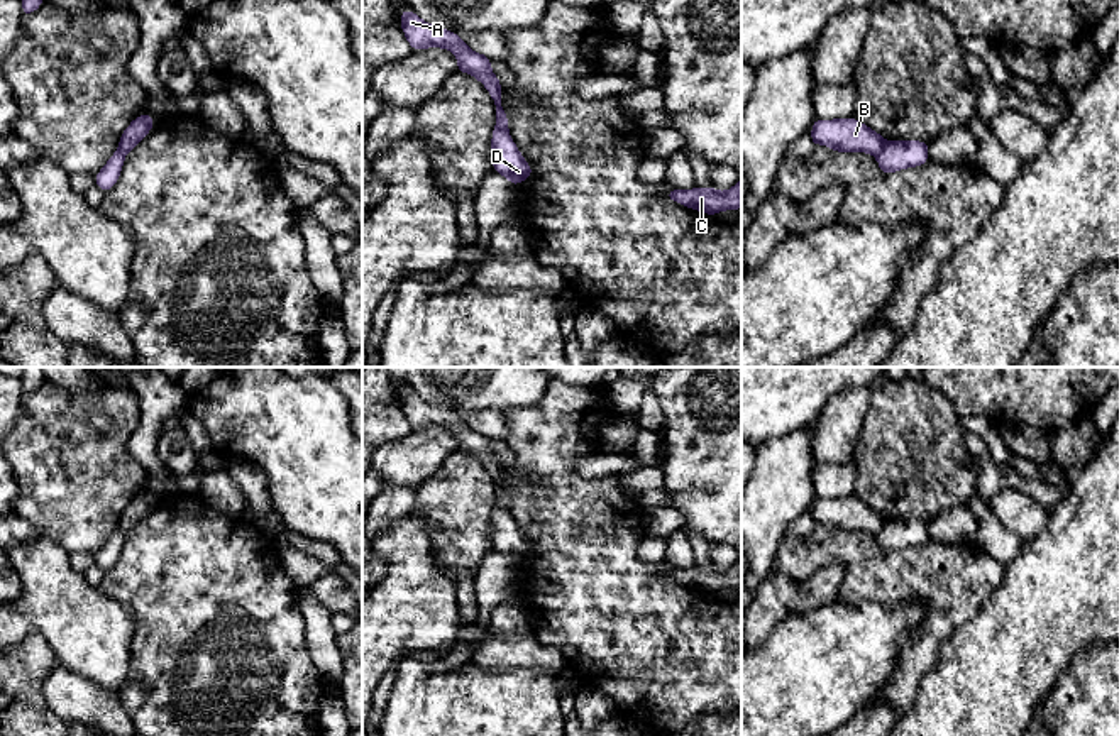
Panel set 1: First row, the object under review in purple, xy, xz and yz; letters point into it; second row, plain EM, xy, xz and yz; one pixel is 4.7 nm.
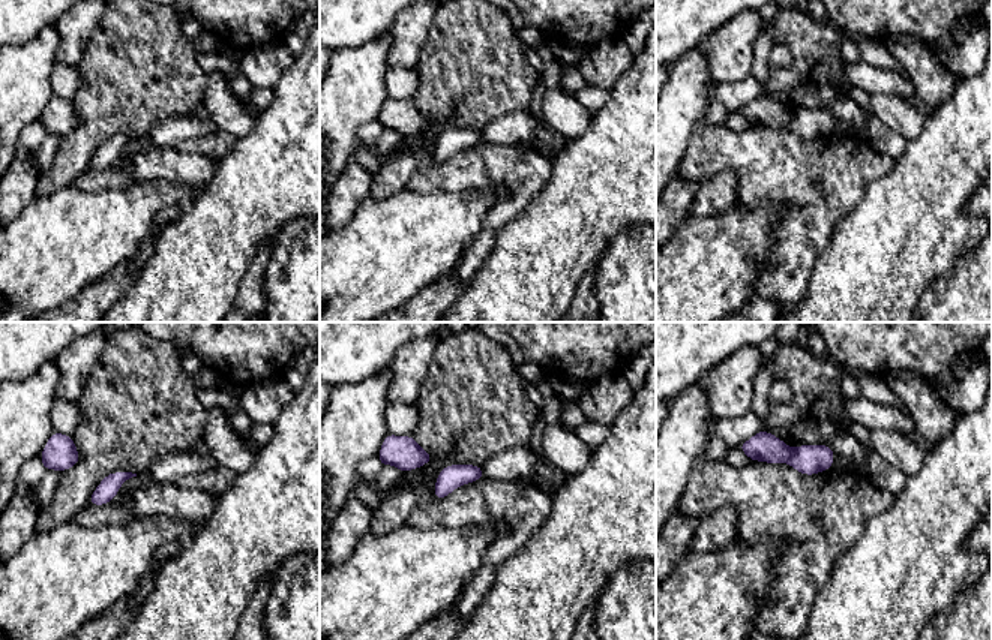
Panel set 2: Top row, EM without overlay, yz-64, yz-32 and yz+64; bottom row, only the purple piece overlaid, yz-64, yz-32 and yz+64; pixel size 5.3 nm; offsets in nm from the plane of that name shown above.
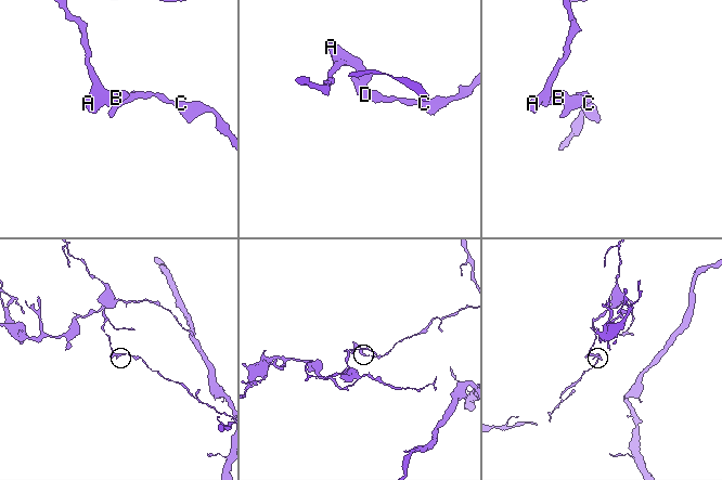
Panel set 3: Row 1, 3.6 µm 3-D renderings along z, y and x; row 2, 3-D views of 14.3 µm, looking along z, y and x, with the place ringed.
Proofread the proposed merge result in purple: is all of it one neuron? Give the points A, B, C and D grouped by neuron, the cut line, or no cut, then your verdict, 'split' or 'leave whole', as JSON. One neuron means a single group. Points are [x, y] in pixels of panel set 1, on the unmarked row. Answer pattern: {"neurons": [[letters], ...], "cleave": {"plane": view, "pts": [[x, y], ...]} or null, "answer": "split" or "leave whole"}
{"neurons": [["A", "B"], ["C", "D"]], "cleave": {"plane": "yz", "pts": [[887, 521], [876, 535]]}, "answer": "split"}

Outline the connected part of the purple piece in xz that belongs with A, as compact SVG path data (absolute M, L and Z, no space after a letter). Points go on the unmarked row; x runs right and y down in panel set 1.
M406 386L400 393L400 403L413 430L449 428L457 437L457 452L467 452L484 464L494 481L496 504L508 509L510 499L503 489L501 459L491 450L491 435L474 431L459 413L425 401Z

